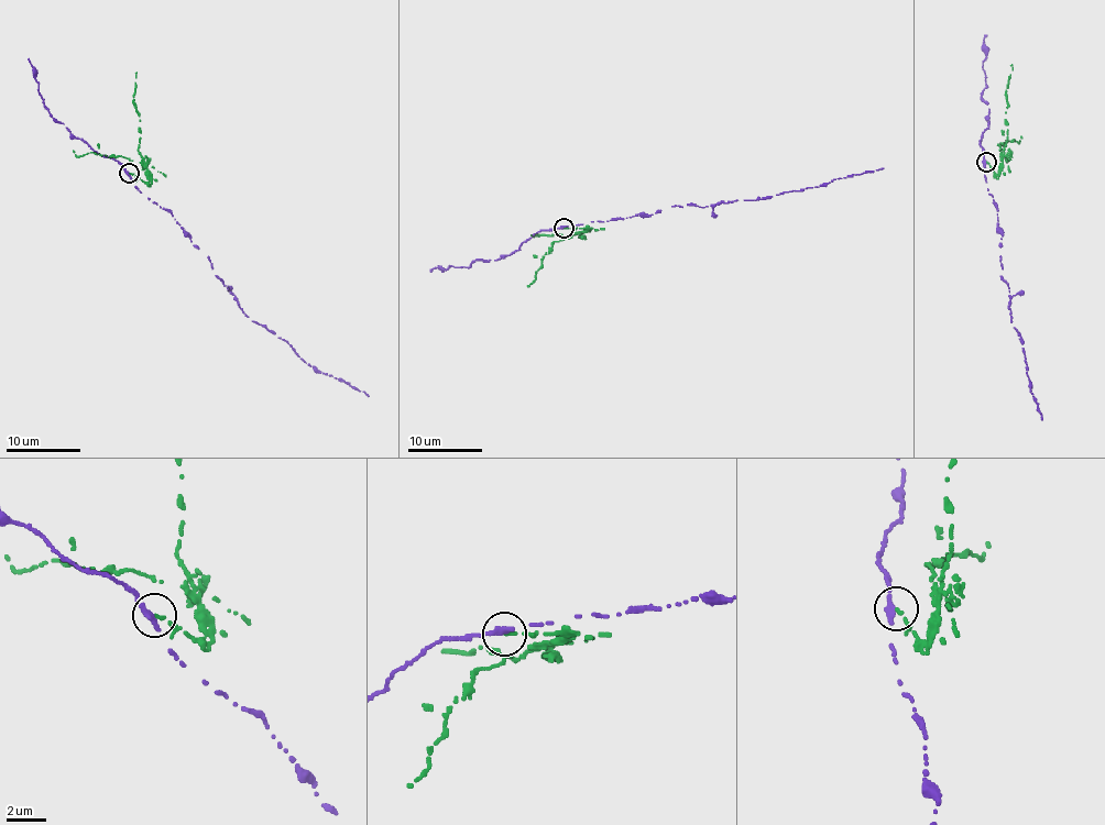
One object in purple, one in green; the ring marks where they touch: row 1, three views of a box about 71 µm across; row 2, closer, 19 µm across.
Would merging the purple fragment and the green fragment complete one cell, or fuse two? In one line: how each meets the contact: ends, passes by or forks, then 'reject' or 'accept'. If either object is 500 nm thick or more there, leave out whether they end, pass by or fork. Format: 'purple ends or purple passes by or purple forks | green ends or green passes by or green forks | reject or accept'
purple ends | green ends | reject

